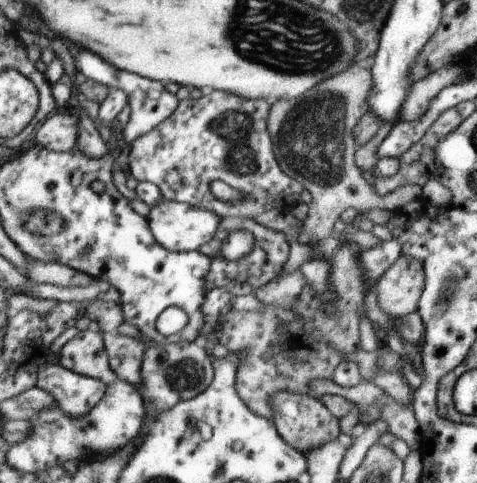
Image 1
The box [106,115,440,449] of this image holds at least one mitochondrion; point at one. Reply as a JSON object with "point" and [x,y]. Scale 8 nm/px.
{"point":[184,374]}

